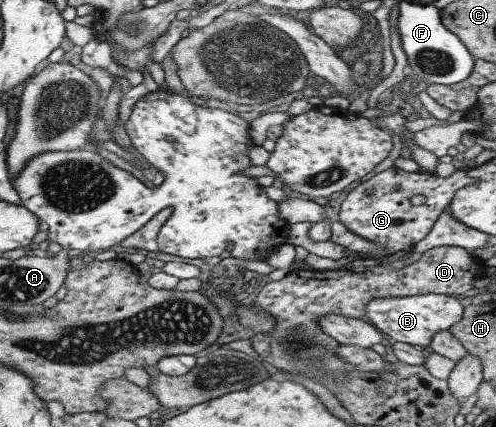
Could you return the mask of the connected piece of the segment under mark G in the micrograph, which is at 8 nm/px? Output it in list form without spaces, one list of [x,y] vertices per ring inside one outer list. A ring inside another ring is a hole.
[[[390,166],[349,191],[340,203],[336,219],[359,237],[382,245],[388,253],[410,250],[414,243],[422,240],[430,231],[456,190],[476,181],[478,180],[470,178],[463,168],[455,169],[448,177],[442,178],[428,172],[404,172]],[[366,190],[370,194],[366,194]],[[414,194],[422,194],[426,198],[424,203],[411,205],[409,198]]]

